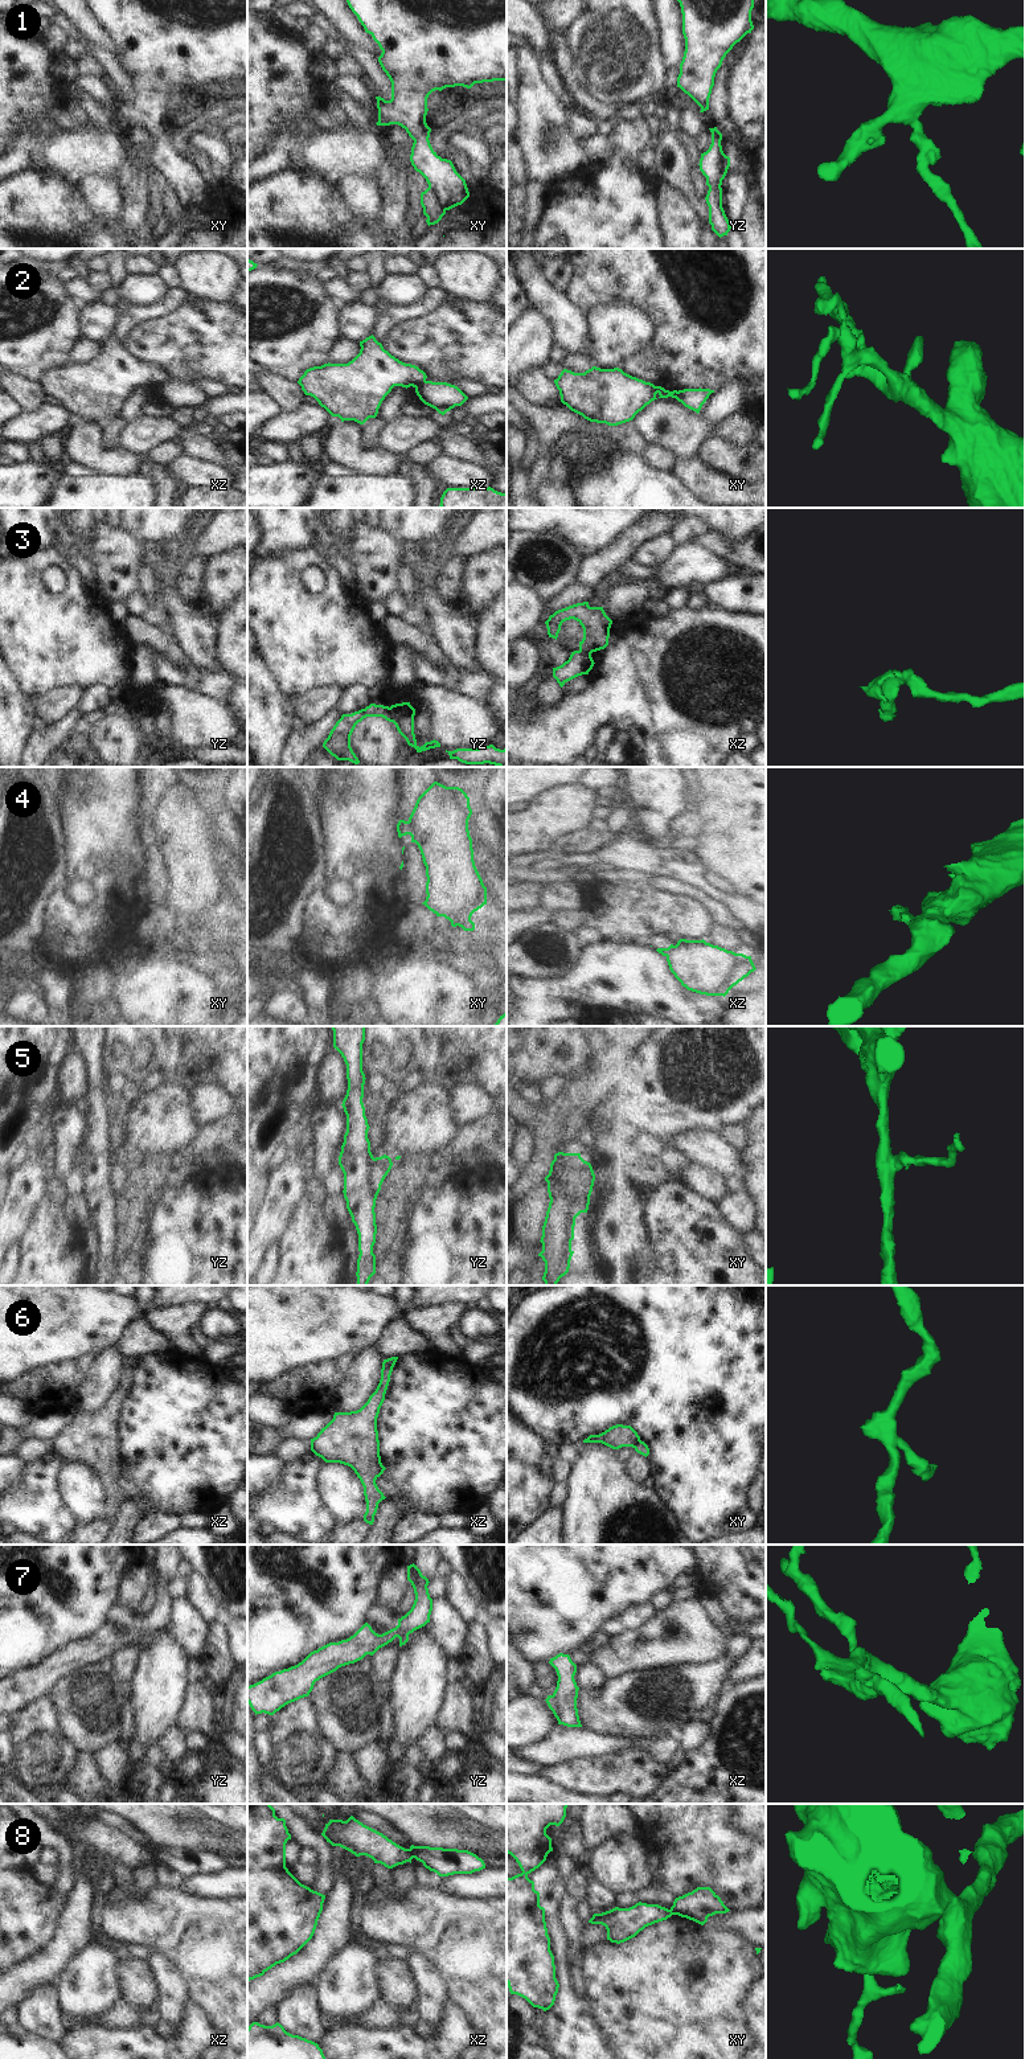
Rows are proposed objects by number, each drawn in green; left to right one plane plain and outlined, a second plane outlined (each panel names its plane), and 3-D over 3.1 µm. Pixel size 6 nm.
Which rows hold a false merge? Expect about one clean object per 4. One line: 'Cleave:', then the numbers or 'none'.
Cleave: 1, 2, 3, 4, 5, 6, 7, 8

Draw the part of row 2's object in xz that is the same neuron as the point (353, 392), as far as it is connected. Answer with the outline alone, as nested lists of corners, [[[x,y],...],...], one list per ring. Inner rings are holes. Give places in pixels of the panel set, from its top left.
[[[373,335],[360,341],[360,346],[360,353],[348,364],[309,368],[298,384],[332,417],[364,424],[377,417],[394,386],[417,387],[427,376],[418,366],[391,356]]]

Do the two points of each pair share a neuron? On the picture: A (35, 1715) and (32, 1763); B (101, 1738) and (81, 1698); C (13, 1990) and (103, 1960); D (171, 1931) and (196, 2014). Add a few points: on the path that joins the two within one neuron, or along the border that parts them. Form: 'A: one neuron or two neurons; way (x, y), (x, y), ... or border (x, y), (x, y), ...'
A: one neuron; way (35, 1727), (35, 1751)
B: one neuron; way (91, 1729), (89, 1707)
C: two neurons; border (77, 1951), (69, 1959), (53, 1985)
D: two neurons; border (189, 2001), (195, 2002), (208, 2017)

